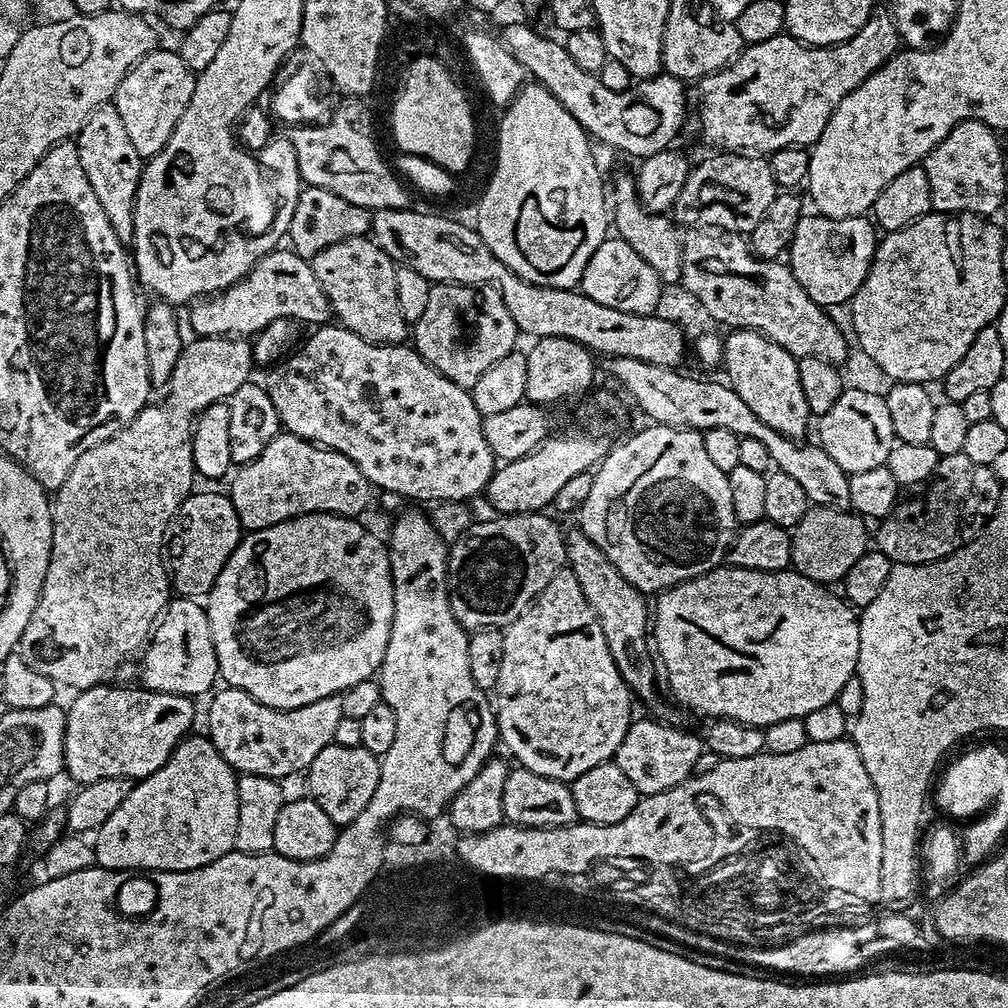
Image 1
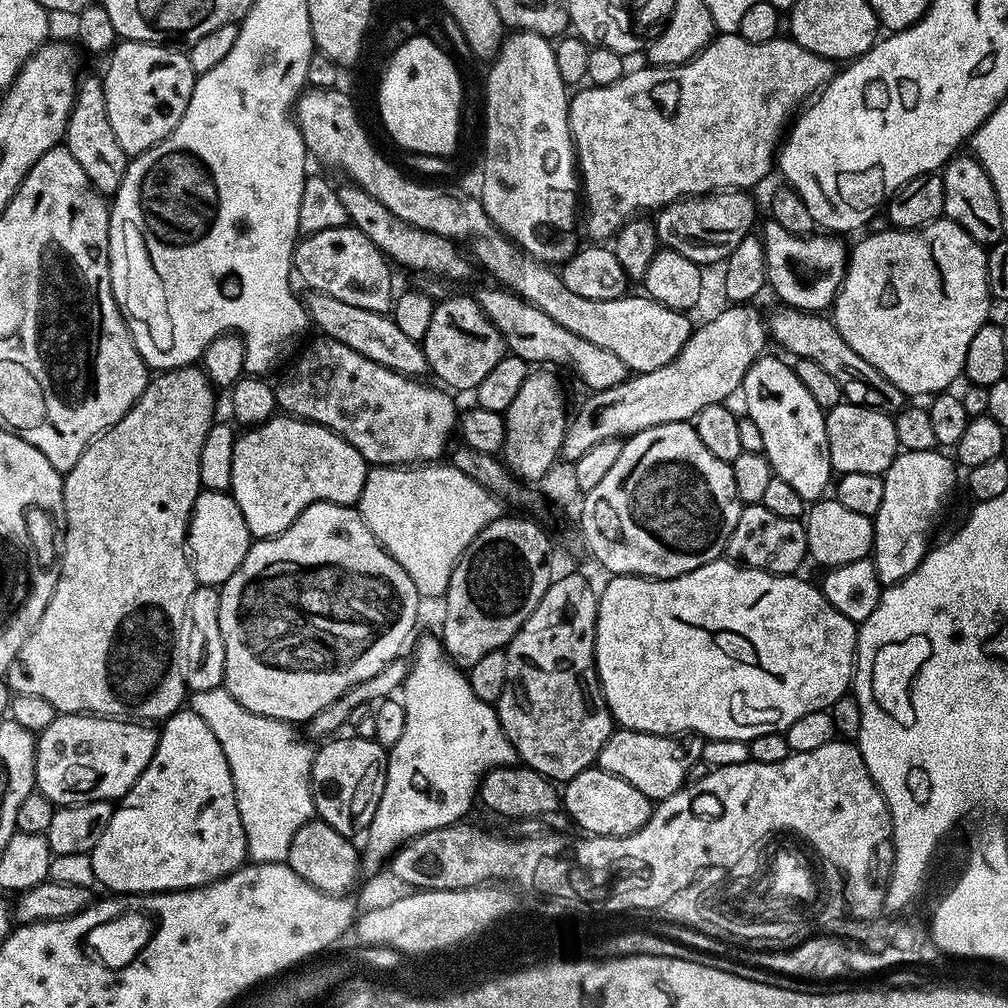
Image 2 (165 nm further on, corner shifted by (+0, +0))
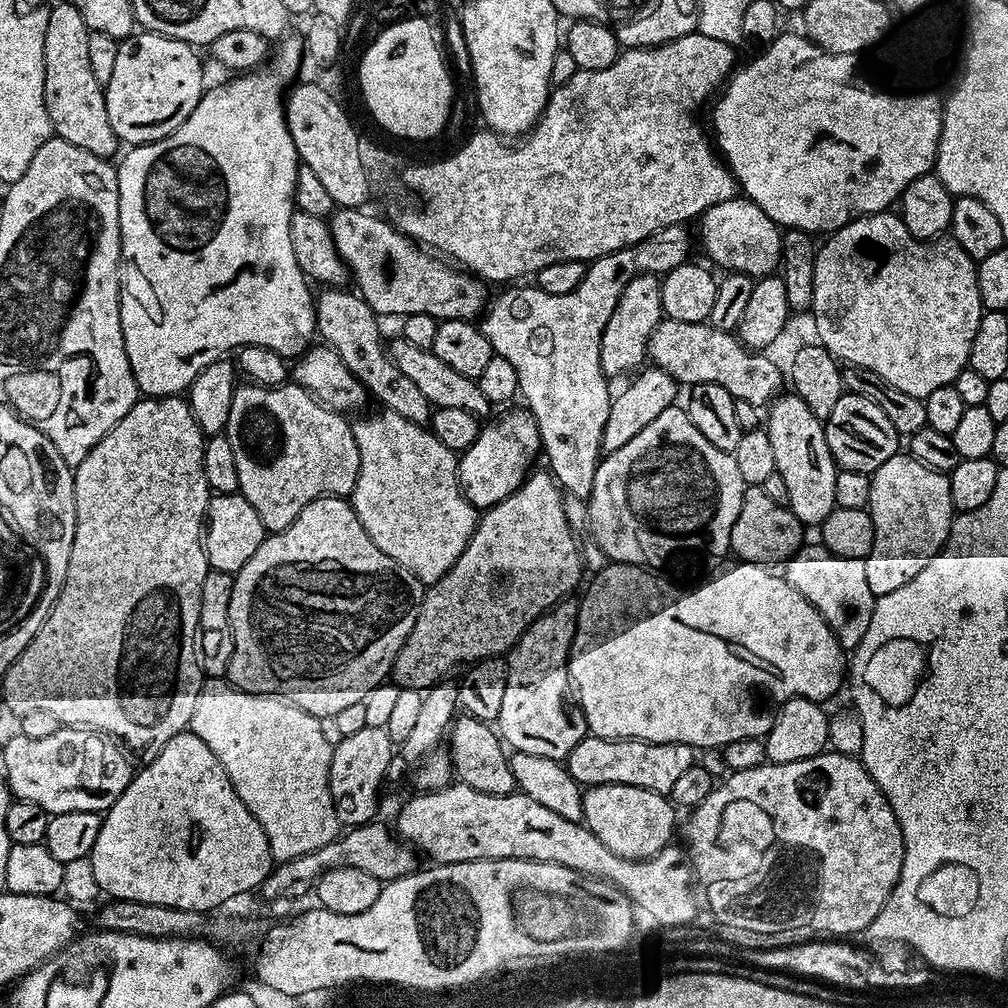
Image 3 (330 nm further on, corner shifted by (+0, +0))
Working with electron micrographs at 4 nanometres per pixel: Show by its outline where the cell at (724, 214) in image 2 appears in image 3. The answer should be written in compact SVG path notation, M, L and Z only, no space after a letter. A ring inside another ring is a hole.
M682 224L666 226L642 238L642 242L634 242L591 261L584 271L582 282L570 294L546 294L538 286L505 287L508 289L489 303L479 321L478 326L486 334L493 353L506 358L506 362L512 363L514 370L518 370L519 395L522 400L524 396L523 403L532 413L534 422L538 422L542 452L545 457L548 455L547 467L555 476L556 483L569 496L587 498L592 493L596 467L602 459L602 430L606 426L606 418L610 418L613 397L613 393L608 392L609 377L605 376L600 365L600 347L606 322L610 322L610 314L614 314L614 306L618 306L622 290L626 290L634 278L645 274L663 278L670 270L689 263L688 251L692 244L694 248L694 236L688 230Z

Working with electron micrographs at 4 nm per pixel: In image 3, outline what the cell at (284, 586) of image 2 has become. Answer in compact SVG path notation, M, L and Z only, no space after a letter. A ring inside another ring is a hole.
M338 496L318 498L302 509L289 528L265 535L258 550L254 550L250 562L246 562L246 566L242 566L240 571L235 573L228 615L234 638L234 650L228 663L227 679L242 692L261 692L264 696L279 696L294 706L306 710L311 716L334 717L338 714L338 710L354 706L354 702L363 700L367 692L389 679L392 663L396 661L396 655L402 650L418 618L425 591L425 585L421 584L417 576L410 574L410 570L406 570L398 562L394 562L390 554L378 550L378 546L372 541L370 534L366 534L358 514L347 499Z

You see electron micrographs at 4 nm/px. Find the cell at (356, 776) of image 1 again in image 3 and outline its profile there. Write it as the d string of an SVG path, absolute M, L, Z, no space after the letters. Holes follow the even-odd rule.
M363 728L358 734L339 737L332 749L330 794L341 825L371 824L380 808L380 787L386 784L388 767L394 755L392 739L384 728Z

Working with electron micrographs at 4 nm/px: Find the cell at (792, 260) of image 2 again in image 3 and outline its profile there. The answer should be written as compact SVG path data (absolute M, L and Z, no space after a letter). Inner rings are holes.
M737 198L718 202L718 206L710 206L703 216L699 217L700 236L698 232L698 244L704 247L704 252L713 260L711 263L717 269L724 268L729 273L740 273L753 278L763 278L771 276L779 269L780 266L780 242L782 239L781 229L776 225L764 211L747 198Z

